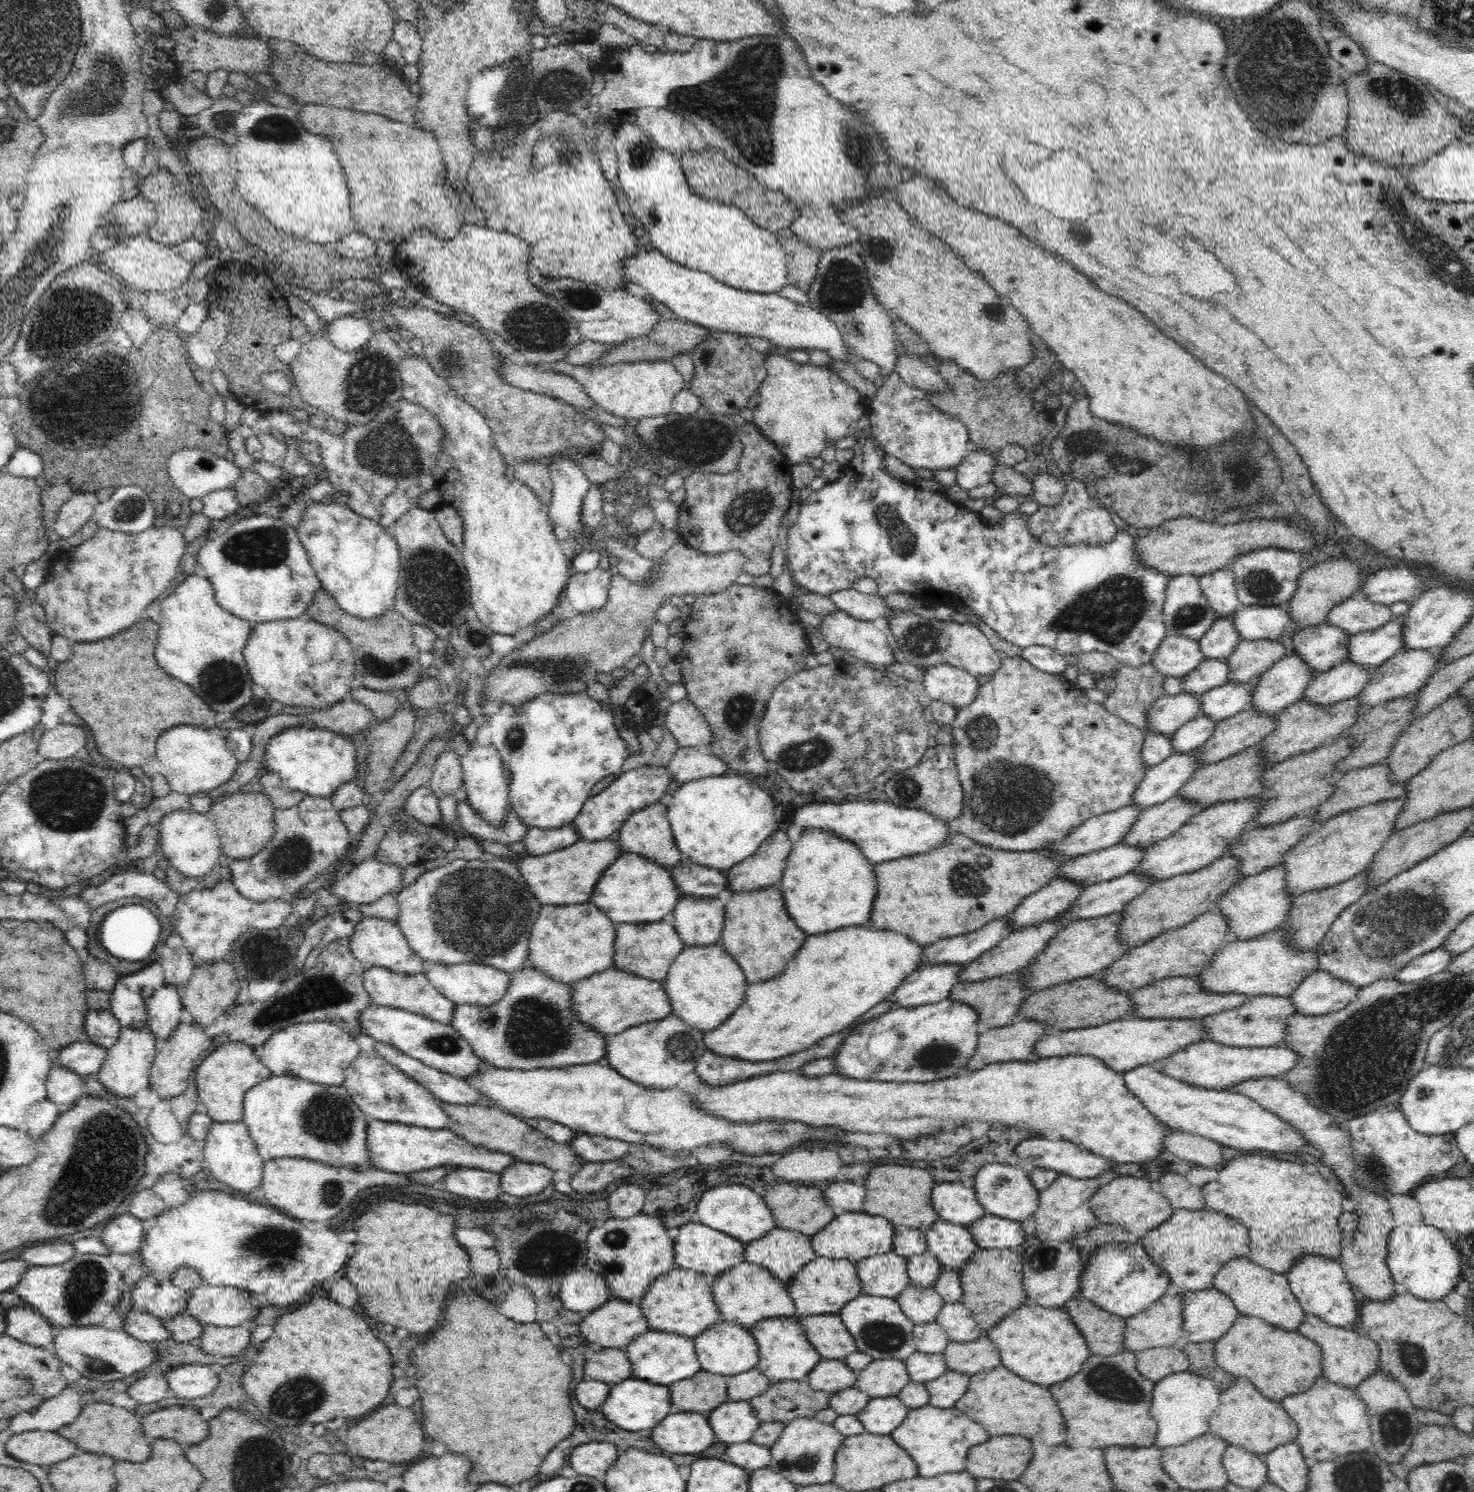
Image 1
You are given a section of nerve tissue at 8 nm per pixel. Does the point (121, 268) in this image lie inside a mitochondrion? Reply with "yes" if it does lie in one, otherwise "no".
no

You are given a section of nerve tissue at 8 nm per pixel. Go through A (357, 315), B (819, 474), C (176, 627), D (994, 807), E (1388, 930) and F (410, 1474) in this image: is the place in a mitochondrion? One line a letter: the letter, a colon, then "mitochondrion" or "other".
A: other
B: other
C: other
D: mitochondrion
E: mitochondrion
F: other

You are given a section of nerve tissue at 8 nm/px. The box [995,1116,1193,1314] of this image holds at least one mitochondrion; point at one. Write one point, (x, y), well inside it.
(1042, 1259)

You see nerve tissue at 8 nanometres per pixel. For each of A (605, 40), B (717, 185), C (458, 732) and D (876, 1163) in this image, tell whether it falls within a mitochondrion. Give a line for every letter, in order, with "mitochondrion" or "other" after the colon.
A: other
B: other
C: other
D: other

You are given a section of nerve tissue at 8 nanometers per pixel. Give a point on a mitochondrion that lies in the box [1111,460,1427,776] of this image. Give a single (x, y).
(1261, 584)

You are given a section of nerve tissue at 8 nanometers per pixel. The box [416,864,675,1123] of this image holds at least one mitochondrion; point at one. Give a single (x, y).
(535, 1028)

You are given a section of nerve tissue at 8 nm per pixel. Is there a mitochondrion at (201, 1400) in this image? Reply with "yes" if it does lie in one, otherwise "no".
no

